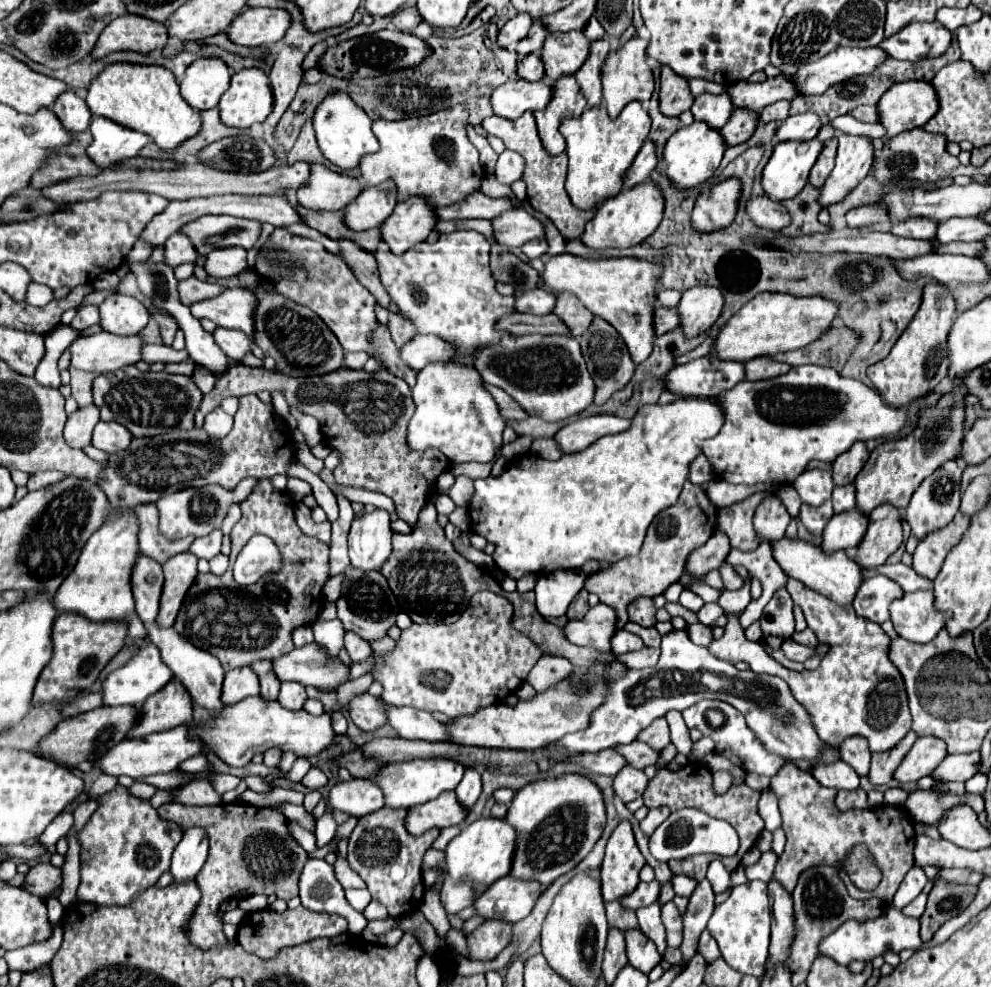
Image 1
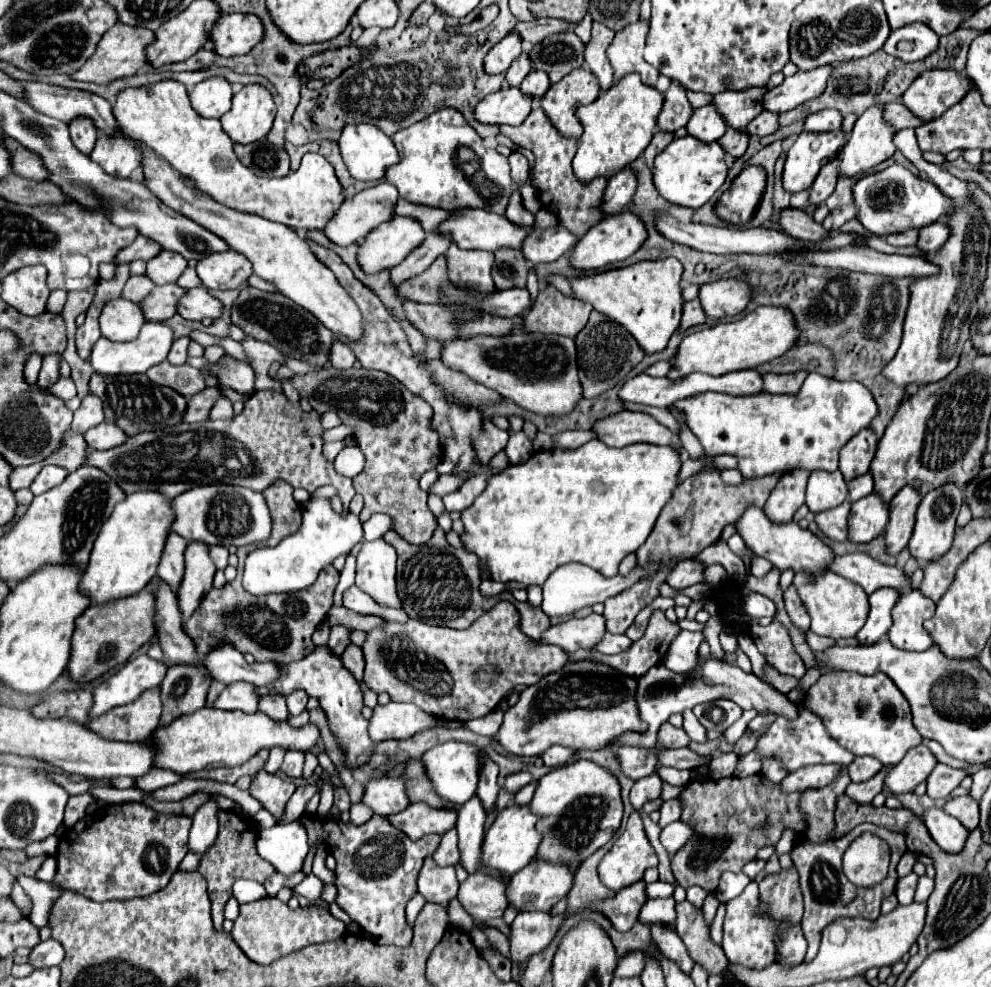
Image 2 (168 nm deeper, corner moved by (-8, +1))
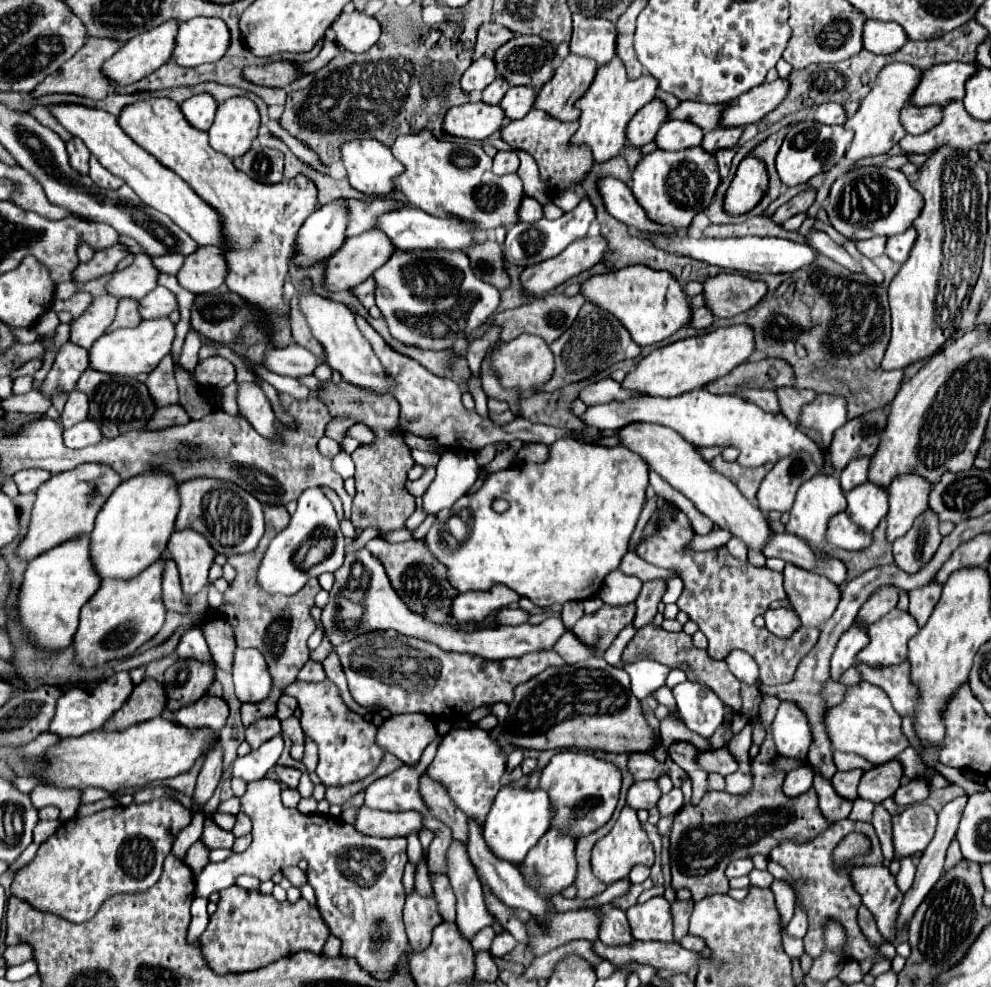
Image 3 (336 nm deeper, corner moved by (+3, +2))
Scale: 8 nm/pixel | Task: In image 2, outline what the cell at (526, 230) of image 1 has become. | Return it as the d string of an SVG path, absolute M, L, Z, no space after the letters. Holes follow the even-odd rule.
M462 210L460 216L440 224L438 232L452 234L452 240L464 250L488 250L496 252L500 248L522 250L524 238L532 228L518 226L506 216L496 216L486 210Z

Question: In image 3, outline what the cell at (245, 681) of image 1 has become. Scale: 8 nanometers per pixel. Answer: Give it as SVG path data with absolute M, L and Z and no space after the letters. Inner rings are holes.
M205 695L197 703L191 703L189 707L183 707L181 711L177 711L173 715L173 721L187 729L205 727L205 729L219 733L219 729L223 729L225 721L227 721L227 717L229 717L227 703L219 697Z

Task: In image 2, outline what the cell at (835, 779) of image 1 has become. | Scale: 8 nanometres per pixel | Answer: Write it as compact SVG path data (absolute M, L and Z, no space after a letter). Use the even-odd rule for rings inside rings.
M818 764L818 766L808 766L800 768L792 774L788 774L780 786L784 792L800 792L804 788L824 788L832 780L836 780L842 772L840 764Z

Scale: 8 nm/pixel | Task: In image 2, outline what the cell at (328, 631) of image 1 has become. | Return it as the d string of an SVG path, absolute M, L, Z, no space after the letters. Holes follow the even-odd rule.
M324 644L324 646L316 646L314 652L310 652L304 660L298 660L296 664L288 664L282 668L284 668L284 676L280 676L280 680L276 684L260 686L258 688L260 696L264 696L264 692L288 694L296 688L306 690L308 696L316 696L320 700L322 710L328 716L332 732L338 736L338 742L346 752L348 766L364 764L374 750L374 742L368 736L368 720L364 720L360 714L362 706L364 706L360 686L358 686L356 678L352 676L352 672L348 668L344 668L342 658L338 654L334 654L332 650L328 650L328 646Z

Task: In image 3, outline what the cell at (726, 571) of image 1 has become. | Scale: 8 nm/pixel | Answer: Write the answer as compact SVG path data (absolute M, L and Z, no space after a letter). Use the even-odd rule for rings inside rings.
M785 607L767 609L765 623L767 623L767 629L779 639L789 639L801 627L801 619L791 607L787 607L787 609Z

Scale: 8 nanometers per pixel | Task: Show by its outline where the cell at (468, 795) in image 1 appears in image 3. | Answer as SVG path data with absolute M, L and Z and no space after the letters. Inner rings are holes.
M457 841L449 847L449 881L457 897L457 929L465 941L471 941L477 931L493 925L495 919L485 907L481 883L469 861L467 849Z

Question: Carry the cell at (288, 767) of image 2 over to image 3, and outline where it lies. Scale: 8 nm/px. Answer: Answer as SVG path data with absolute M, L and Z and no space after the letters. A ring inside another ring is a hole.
M277 767L277 775L279 775L279 781L285 783L289 789L297 789L297 785L299 785L299 777L301 777L301 773L299 773L297 769Z

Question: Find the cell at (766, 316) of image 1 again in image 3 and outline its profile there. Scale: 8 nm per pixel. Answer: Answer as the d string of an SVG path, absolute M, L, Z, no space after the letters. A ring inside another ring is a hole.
M733 325L727 329L715 329L707 335L689 337L651 351L637 363L633 371L625 375L621 387L651 397L677 397L681 393L699 389L727 375L733 367L745 363L751 353L753 353L753 331L749 331L749 327Z

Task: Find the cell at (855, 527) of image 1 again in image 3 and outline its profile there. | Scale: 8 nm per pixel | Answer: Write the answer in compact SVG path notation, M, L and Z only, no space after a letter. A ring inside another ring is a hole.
M871 481L857 485L847 493L847 515L865 531L873 533L879 521L887 515L887 489Z

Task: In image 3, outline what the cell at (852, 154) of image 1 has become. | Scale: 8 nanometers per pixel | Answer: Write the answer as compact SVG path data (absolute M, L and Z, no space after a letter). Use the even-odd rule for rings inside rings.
M897 61L895 63L887 63L879 71L873 89L861 101L859 111L855 115L851 115L847 119L847 123L845 123L845 127L855 131L853 143L851 143L849 151L845 153L847 159L859 161L859 159L865 159L865 157L887 153L893 145L897 145L907 135L907 131L901 127L899 113L901 113L903 107L907 107L911 103L911 95L913 95L913 91L919 85L921 75L923 75L921 69L917 69L917 67L909 65L909 63L897 63Z

